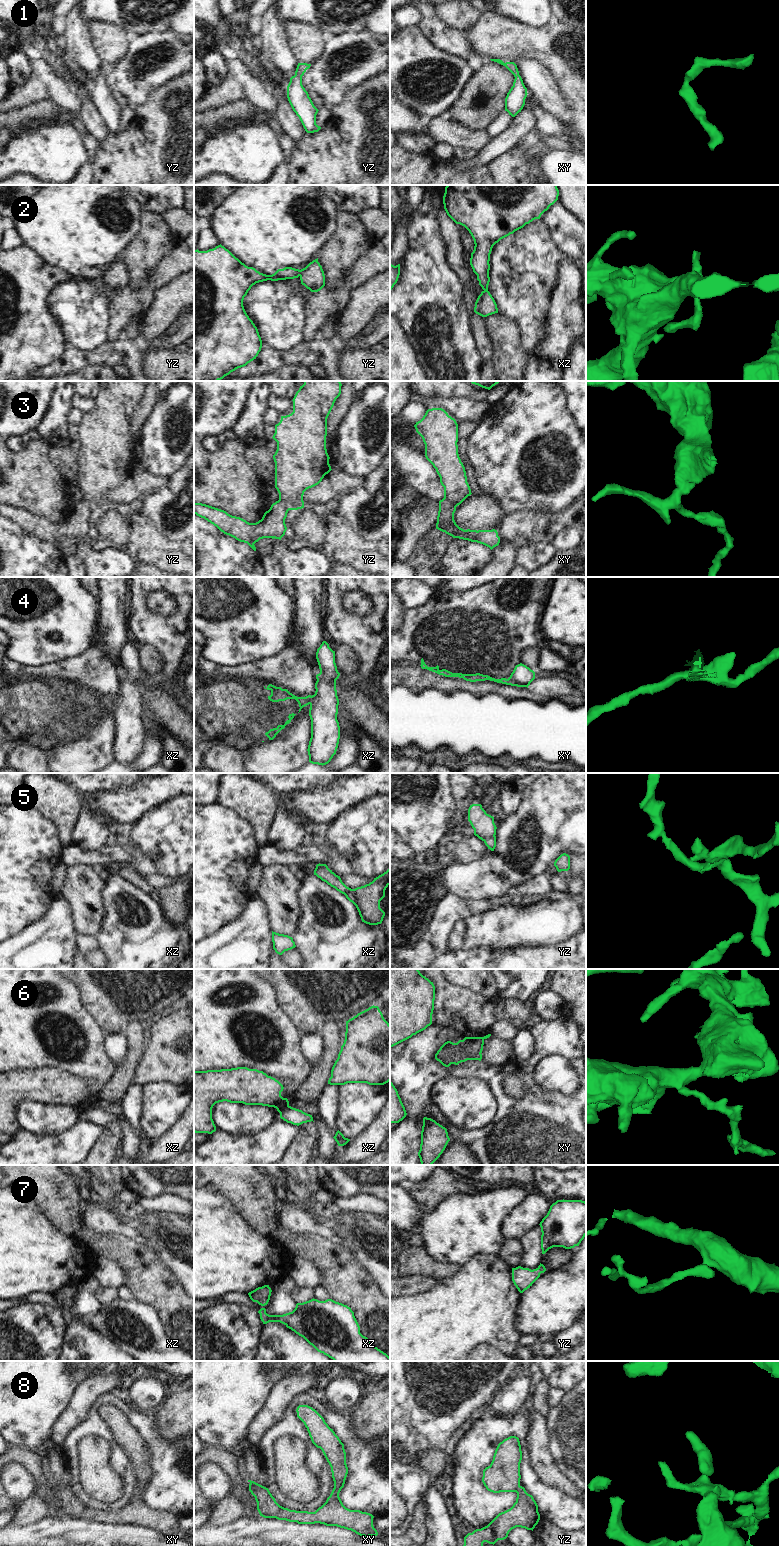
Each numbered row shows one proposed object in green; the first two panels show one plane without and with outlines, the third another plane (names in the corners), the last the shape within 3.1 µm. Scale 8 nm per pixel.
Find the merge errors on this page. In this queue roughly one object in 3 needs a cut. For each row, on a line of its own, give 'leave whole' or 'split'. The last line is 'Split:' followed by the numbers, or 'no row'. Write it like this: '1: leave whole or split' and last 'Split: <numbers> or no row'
1: leave whole
2: split
3: split
4: split
5: split
6: split
7: leave whole
8: leave whole
Split: 2, 3, 4, 5, 6

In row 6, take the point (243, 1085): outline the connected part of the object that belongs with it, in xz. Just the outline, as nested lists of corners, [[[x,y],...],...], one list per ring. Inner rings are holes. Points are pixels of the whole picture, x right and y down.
[[[237,1067],[194,1071],[194,1132],[212,1134],[216,1131],[212,1108],[216,1103],[223,1101],[274,1107],[280,1113],[289,1106],[288,1099],[281,1096],[283,1089],[283,1085],[278,1080],[257,1069]]]

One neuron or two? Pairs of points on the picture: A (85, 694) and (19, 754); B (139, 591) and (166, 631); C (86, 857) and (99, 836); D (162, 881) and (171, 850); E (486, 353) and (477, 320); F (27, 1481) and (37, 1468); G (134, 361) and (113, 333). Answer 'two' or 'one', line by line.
A: two
B: one
C: two
D: two
E: one
F: two
G: two

